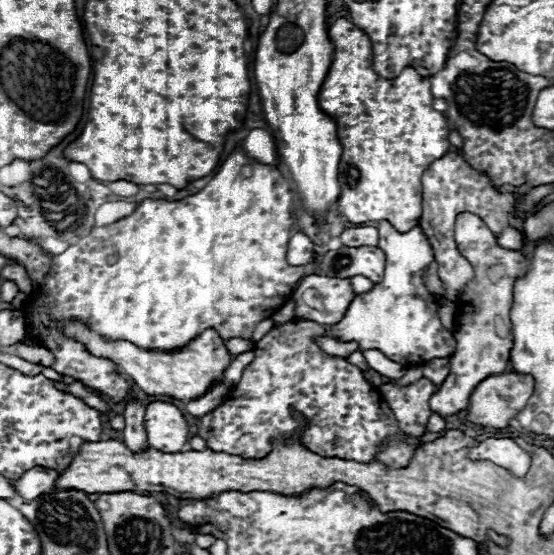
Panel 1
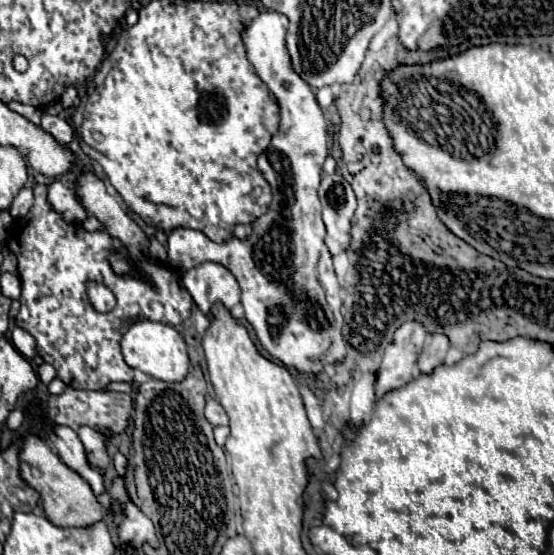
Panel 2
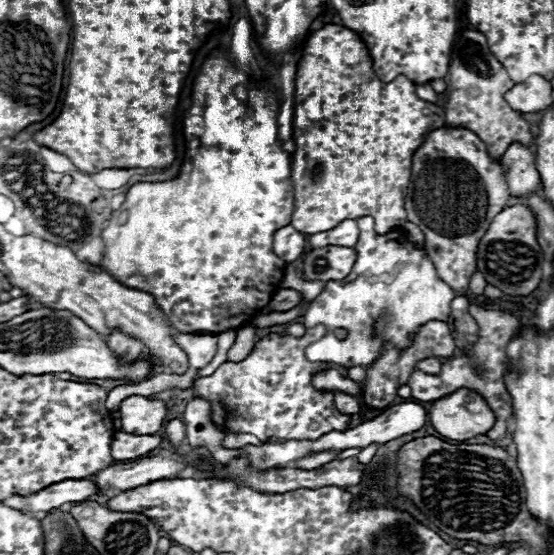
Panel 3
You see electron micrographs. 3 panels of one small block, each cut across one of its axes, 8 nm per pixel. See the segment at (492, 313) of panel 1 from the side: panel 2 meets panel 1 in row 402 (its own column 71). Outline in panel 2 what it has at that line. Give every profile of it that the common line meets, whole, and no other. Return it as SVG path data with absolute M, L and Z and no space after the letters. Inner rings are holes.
M54 426L54 430L48 434L48 440L58 450L58 456L62 458L62 462L66 466L70 466L76 474L80 474L90 484L94 494L104 492L102 474L88 464L84 446L80 444L80 438L76 436L74 430L70 430L66 426Z

